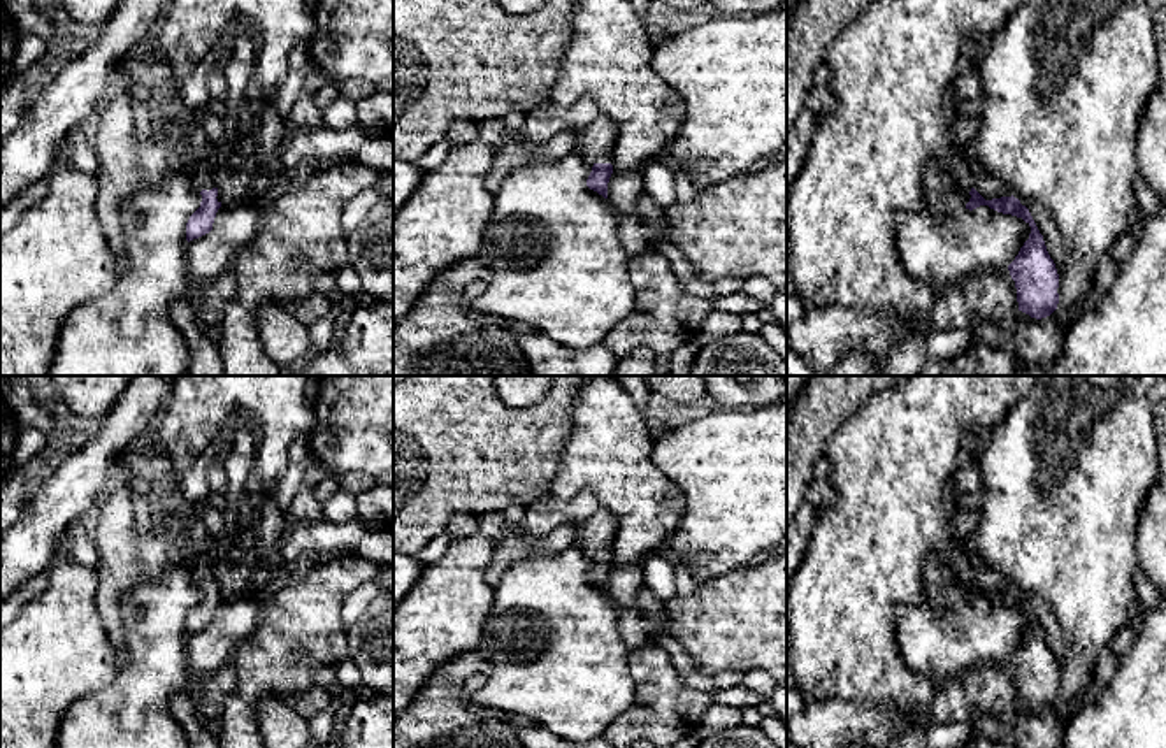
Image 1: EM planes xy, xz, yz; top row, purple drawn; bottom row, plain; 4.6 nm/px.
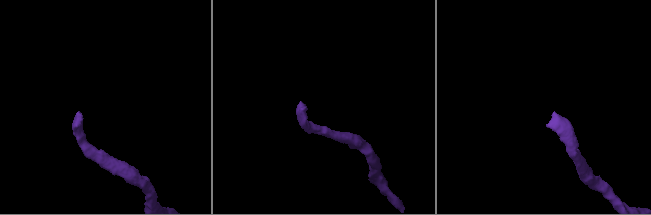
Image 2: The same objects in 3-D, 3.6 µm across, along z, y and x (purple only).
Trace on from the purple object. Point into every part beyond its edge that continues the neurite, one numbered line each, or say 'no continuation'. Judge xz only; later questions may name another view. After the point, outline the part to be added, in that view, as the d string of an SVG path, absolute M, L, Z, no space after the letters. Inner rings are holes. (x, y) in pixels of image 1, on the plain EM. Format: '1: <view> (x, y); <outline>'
1: xz (596, 536); M599 507L588 520L579 523L576 544L588 557L609 557L615 546L618 518Z

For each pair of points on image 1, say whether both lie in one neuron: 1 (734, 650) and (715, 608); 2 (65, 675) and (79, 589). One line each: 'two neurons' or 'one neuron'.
1: one neuron
2: one neuron

